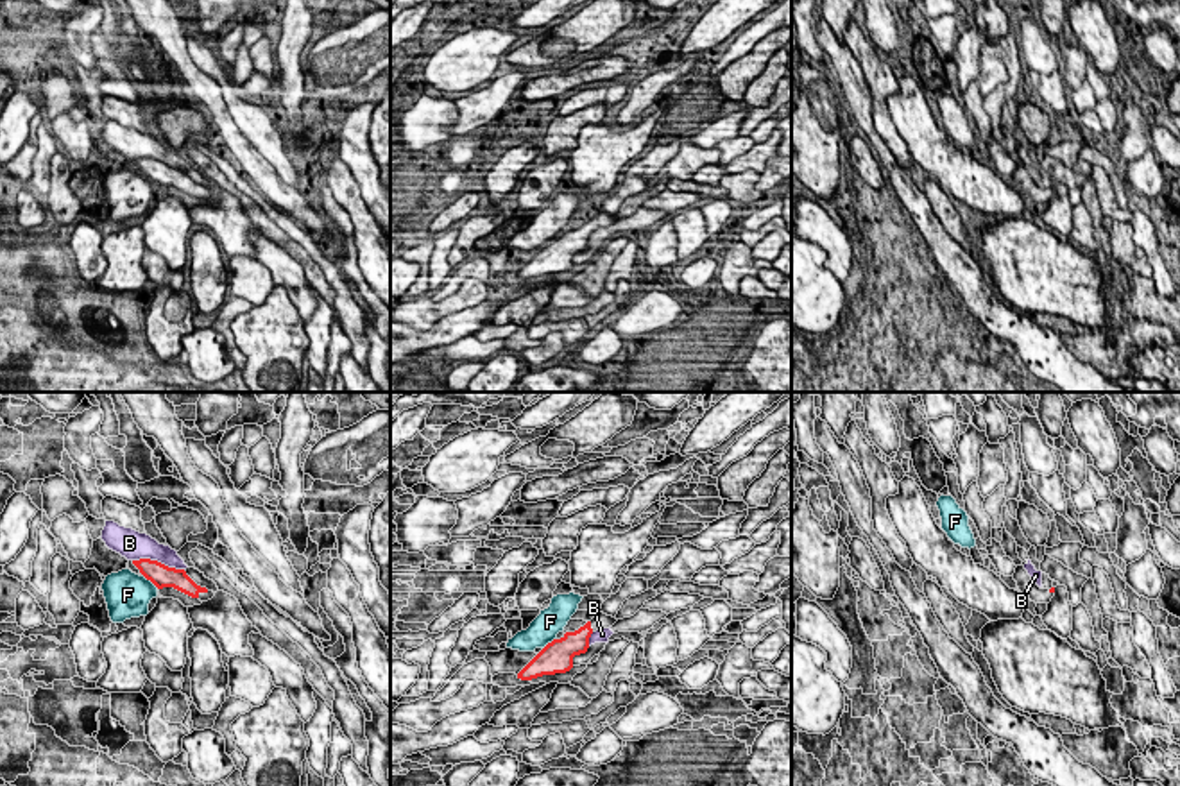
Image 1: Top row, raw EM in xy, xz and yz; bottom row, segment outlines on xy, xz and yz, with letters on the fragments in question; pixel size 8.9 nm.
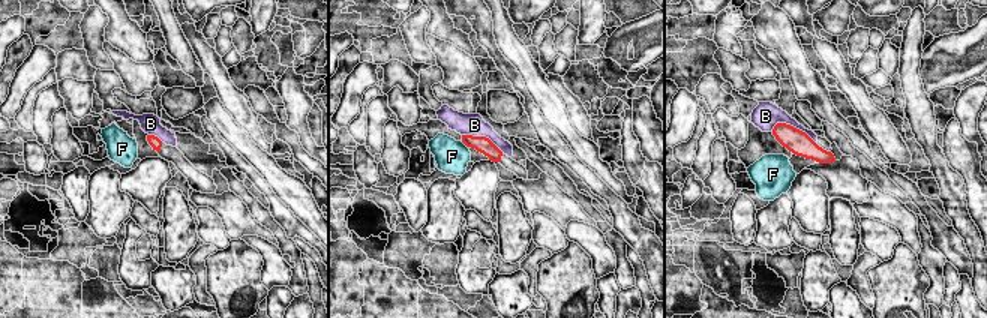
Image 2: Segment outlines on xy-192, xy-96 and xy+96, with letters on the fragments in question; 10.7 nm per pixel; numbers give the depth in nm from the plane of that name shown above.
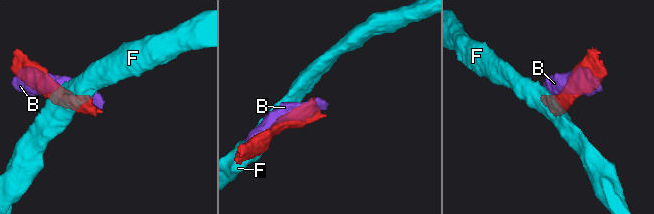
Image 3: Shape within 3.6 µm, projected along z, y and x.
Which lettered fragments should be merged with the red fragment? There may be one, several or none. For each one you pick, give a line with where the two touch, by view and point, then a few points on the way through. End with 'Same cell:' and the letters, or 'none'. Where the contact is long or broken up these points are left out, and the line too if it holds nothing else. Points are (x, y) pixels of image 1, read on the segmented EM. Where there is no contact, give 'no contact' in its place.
Same cell: none

